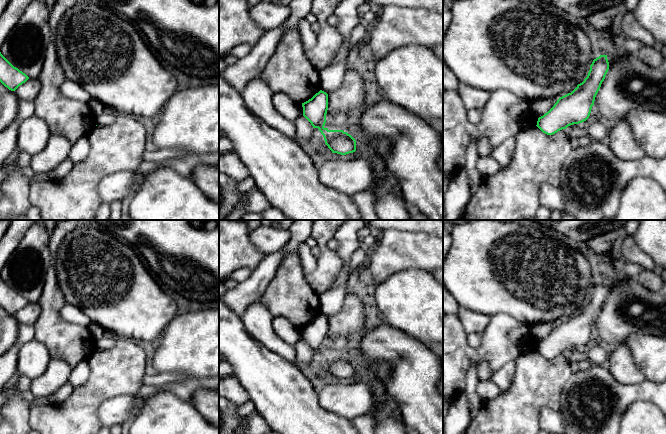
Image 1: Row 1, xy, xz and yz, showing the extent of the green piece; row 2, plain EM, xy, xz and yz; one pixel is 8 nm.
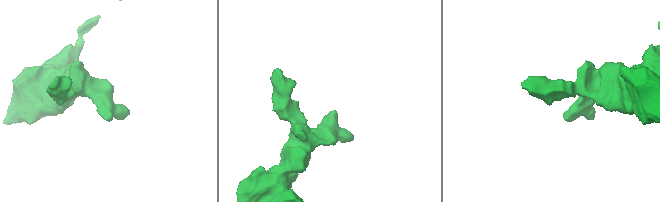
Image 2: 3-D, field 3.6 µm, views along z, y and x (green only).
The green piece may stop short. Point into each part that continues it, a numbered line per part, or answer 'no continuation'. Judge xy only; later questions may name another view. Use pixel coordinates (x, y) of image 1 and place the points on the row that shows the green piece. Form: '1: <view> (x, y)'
no continuation

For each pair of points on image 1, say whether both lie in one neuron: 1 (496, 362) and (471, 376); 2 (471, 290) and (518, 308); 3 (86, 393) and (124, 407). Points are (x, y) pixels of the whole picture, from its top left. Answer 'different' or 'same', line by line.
1: different
2: same
3: different

